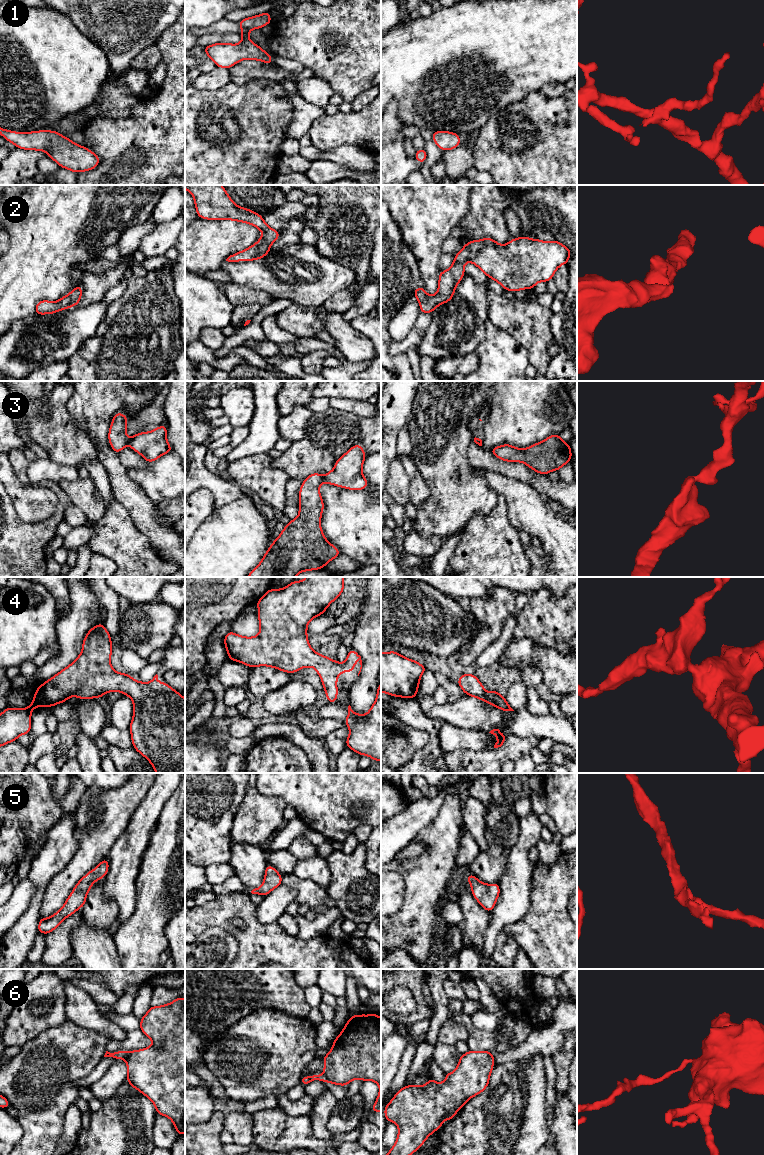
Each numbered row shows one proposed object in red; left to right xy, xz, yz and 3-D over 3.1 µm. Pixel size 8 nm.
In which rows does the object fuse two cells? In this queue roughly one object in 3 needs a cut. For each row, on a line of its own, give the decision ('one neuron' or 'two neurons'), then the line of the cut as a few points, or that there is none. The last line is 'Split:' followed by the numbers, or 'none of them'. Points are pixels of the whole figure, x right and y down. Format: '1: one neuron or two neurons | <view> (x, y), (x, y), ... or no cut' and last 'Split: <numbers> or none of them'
1: one neuron | no cut
2: one neuron | no cut
3: two neurons | xy (129, 439), (127, 443)
4: one neuron | no cut
5: one neuron | no cut
6: two neurons | xy (129, 1052), (124, 1058)
Split: 3, 6

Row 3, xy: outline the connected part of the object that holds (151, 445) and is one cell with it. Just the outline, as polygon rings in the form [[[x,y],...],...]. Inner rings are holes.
[[[161,425],[150,432],[140,432],[129,439],[128,445],[139,453],[147,463],[172,451],[166,438],[167,426]]]

